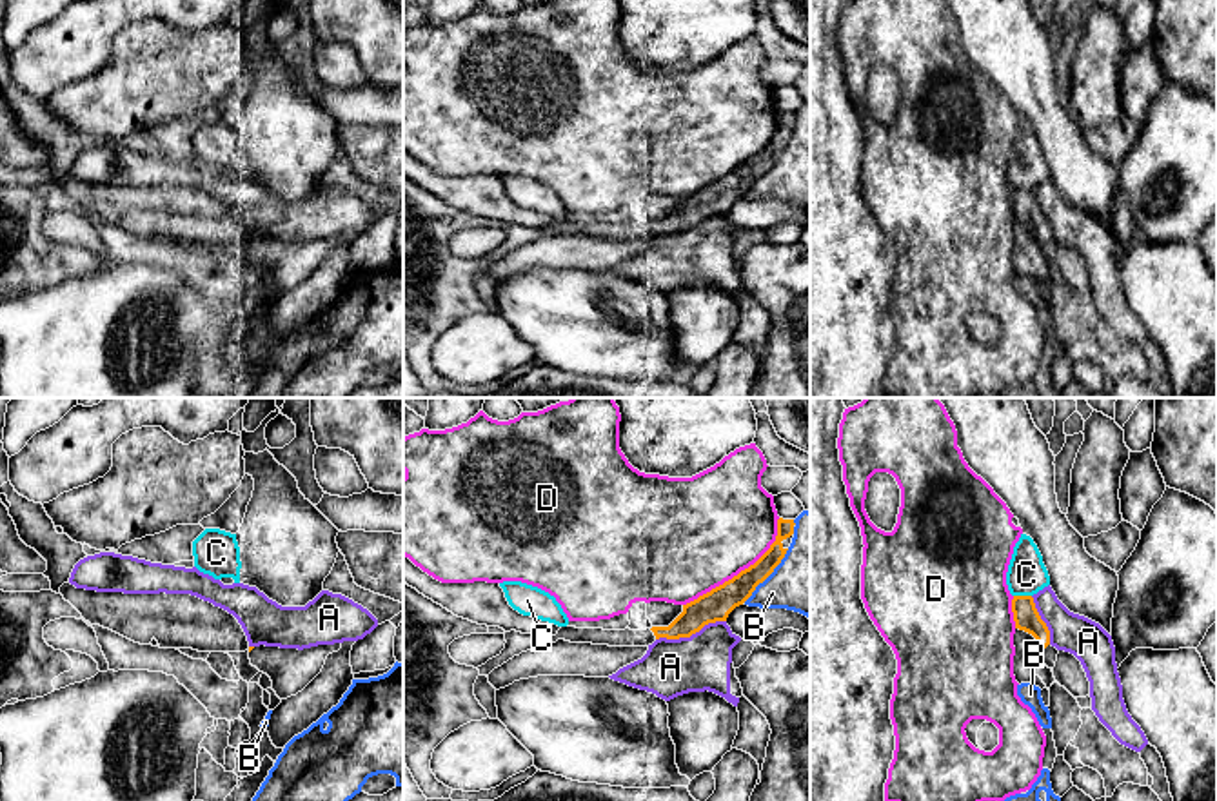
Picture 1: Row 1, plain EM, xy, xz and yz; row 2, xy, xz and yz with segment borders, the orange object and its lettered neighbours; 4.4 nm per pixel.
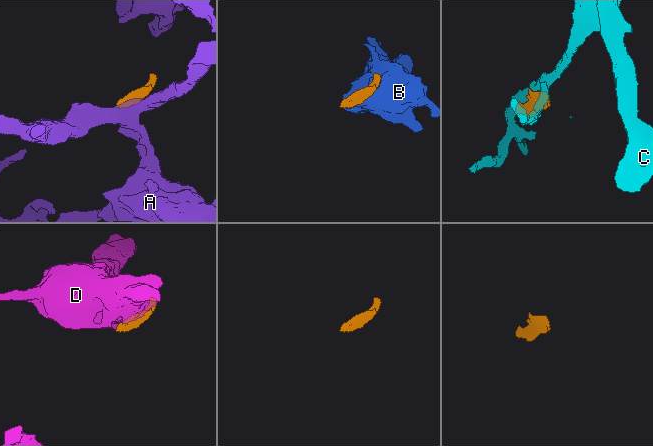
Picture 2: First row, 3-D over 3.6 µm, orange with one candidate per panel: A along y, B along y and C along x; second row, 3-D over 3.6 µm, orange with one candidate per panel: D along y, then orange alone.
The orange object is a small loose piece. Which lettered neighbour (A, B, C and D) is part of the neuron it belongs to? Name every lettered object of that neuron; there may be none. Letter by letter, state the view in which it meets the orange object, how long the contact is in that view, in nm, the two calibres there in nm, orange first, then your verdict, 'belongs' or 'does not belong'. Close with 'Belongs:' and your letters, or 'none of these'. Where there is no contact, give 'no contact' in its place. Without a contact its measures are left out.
A: contact in xz; length 320 nm; calibres 140 and 260 nm; does not belong
B: contact in xz; length 320 nm; calibres 140 and 300 nm; does not belong
C: contact in yz; length 80 nm; calibres 120 and 180 nm; does not belong
D: contact in xz; length 600 nm; calibres 140 and 480 nm; does not belong
Belongs: none of these

